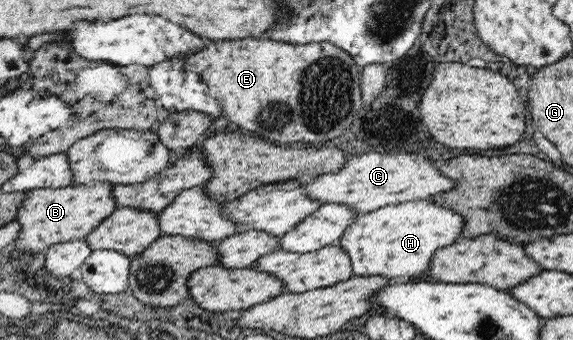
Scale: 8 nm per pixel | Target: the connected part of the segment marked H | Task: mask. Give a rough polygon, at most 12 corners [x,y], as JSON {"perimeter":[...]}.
{"perimeter":[[430,201],[357,213],[353,275],[421,276],[464,218]]}

